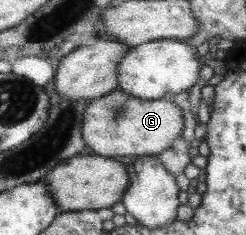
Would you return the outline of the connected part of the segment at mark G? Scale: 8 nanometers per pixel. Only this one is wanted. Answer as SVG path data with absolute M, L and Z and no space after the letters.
M116 89L98 99L90 99L83 112L81 131L85 146L103 157L156 156L171 147L182 134L183 119L171 99L141 100Z

